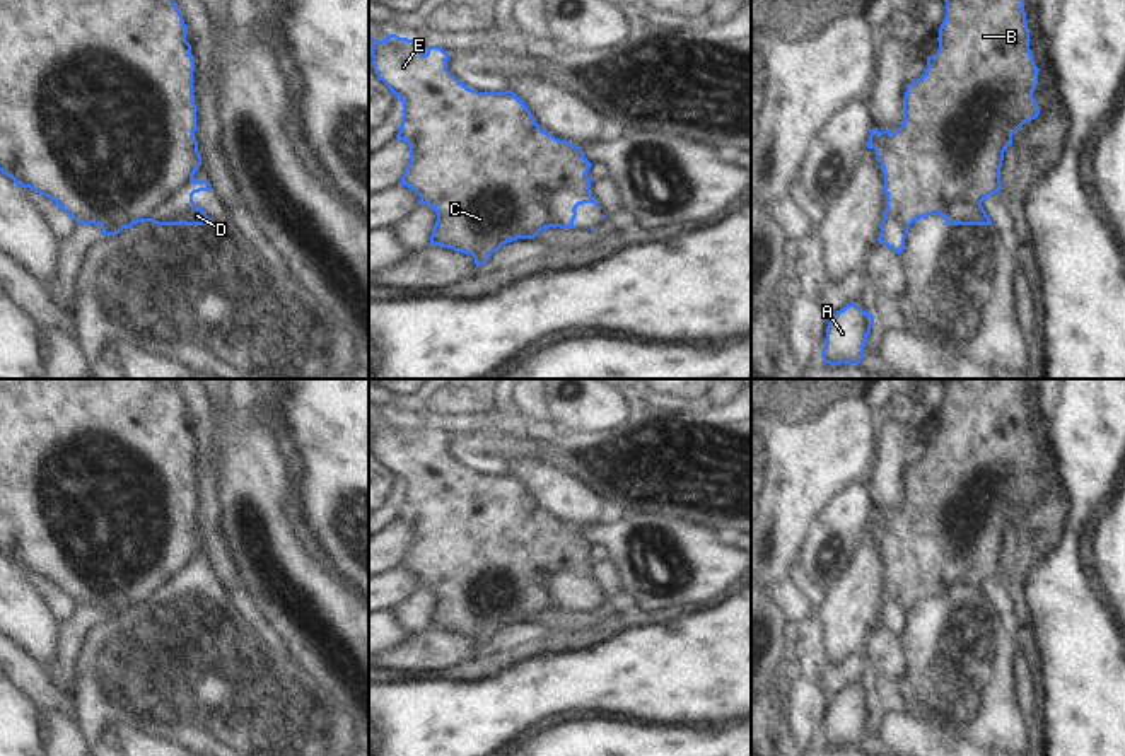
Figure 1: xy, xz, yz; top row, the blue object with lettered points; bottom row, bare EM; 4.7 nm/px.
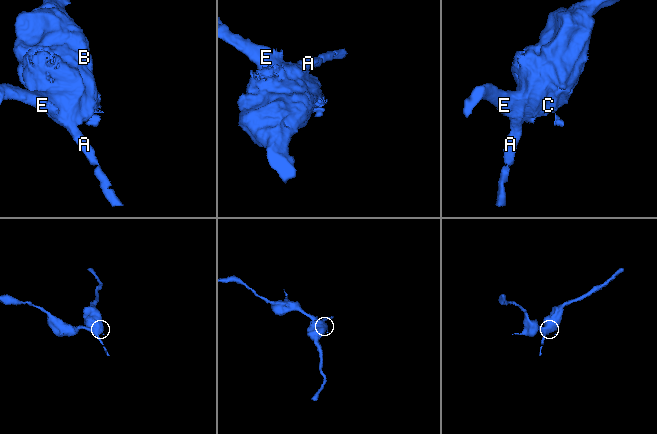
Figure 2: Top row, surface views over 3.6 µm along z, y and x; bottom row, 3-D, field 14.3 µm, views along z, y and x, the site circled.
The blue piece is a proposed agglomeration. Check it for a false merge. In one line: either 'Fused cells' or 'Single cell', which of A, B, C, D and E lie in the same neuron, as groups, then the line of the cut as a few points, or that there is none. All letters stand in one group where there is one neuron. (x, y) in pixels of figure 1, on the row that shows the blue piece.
Fused cells. Groups: A B C E / D. Split along xz (588, 188), (577, 193), (553, 193), (547, 200), (552, 226).

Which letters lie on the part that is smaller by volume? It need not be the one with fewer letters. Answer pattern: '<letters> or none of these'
D

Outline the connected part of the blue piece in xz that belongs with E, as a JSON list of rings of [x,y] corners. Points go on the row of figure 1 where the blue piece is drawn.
[[[389,34],[384,41],[369,38],[374,72],[403,102],[403,121],[396,138],[410,145],[410,162],[399,184],[420,196],[418,205],[435,210],[437,220],[430,244],[471,254],[476,268],[504,244],[517,239],[534,239],[553,227],[546,213],[546,200],[553,195],[577,195],[591,186],[591,162],[580,147],[558,140],[541,130],[528,106],[512,92],[478,92],[459,82],[449,70],[449,53],[428,46],[423,55],[413,39]]]

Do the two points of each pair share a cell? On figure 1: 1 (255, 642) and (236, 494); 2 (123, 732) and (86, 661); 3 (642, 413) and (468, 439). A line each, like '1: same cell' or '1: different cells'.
1: different cells
2: different cells
3: same cell

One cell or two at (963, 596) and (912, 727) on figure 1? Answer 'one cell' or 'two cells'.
two cells

